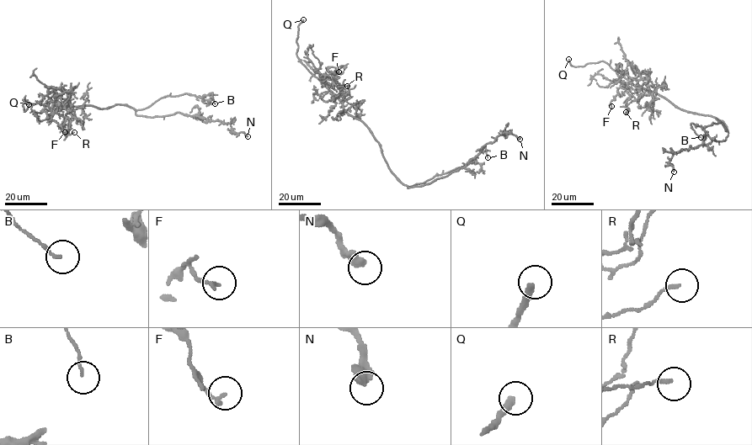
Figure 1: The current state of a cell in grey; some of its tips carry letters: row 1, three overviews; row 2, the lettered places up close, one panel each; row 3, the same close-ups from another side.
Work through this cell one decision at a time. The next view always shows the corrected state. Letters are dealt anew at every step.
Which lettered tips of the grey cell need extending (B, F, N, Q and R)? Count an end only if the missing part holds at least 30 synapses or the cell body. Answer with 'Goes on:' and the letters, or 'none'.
Goes on: Q

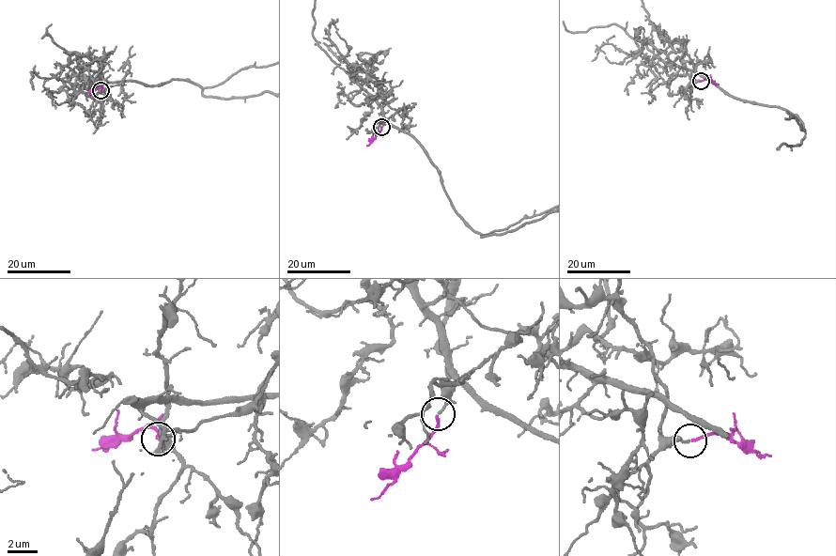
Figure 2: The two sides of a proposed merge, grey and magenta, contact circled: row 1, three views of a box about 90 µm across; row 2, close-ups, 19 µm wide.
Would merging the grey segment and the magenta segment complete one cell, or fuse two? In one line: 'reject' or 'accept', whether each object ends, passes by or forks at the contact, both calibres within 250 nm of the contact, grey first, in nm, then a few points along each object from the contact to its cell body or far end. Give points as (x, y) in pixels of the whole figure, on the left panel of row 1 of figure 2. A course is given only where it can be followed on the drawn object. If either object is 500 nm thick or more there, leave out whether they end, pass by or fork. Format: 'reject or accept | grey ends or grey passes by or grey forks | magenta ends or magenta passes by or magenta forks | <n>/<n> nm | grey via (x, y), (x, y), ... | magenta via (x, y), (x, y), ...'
accept | grey ends | magenta ends | 180/180 nm | grey via (100, 90), (104, 83), (157, 85), (178, 78), (198, 85), (204, 96), (266, 91) | magenta via (100, 90), (98, 87), (86, 92)

